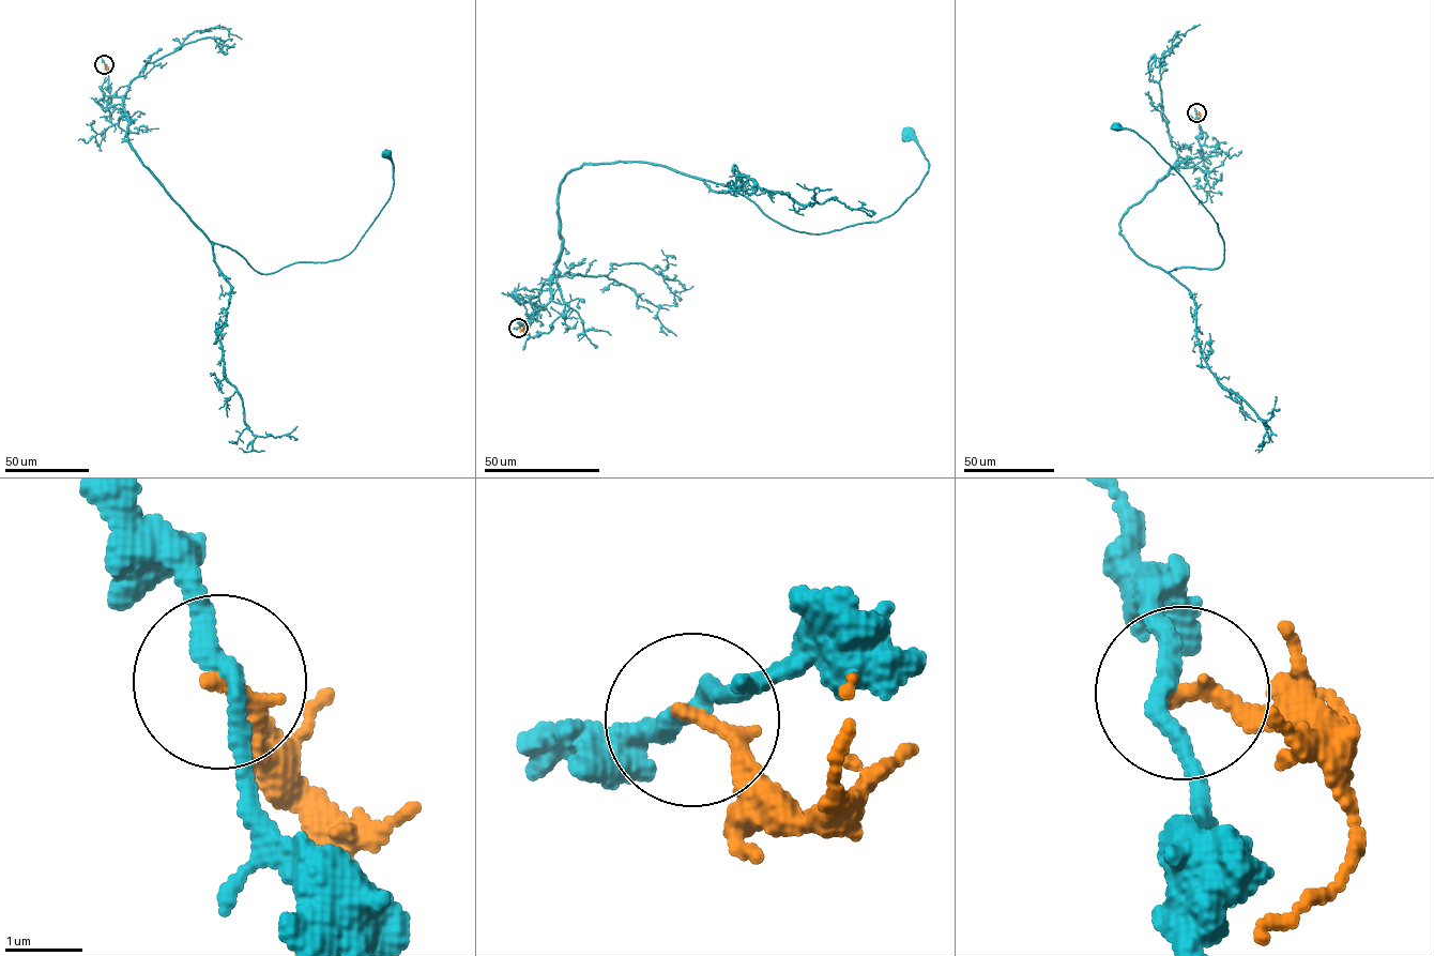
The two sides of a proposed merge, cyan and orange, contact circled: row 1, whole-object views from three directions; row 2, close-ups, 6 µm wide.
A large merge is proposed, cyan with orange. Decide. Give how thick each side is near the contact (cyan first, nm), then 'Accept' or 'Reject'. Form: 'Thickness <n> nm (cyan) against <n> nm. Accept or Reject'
Thickness 240 nm (cyan) against 200 nm. Reject

